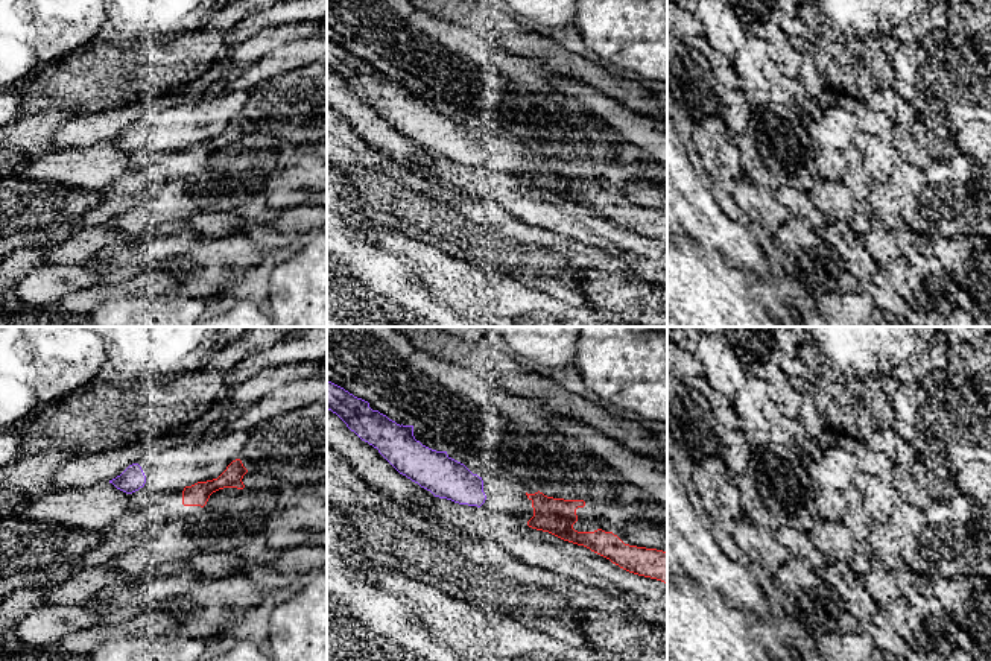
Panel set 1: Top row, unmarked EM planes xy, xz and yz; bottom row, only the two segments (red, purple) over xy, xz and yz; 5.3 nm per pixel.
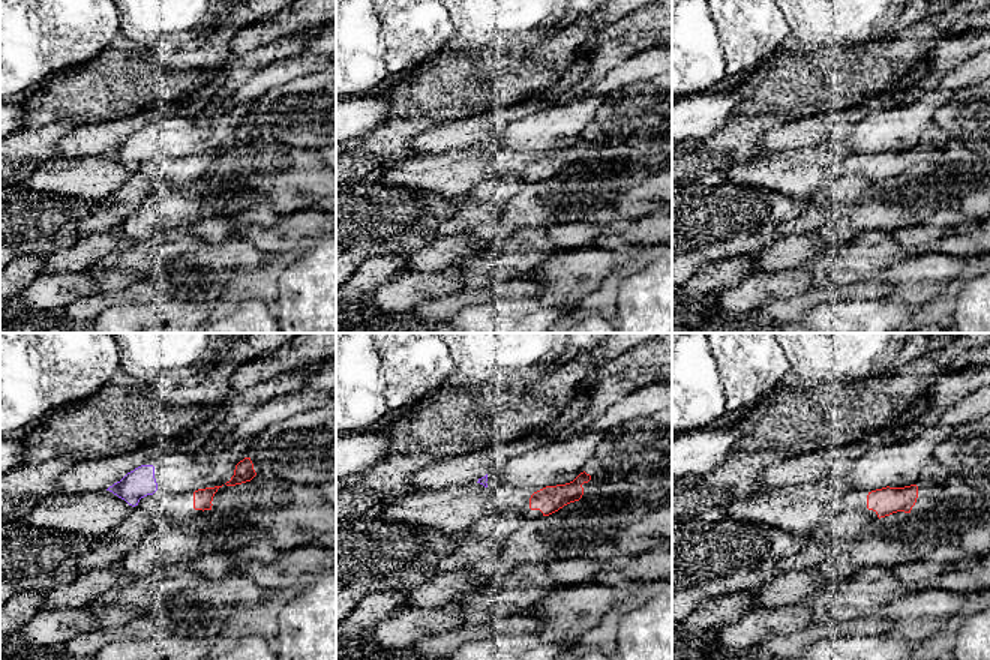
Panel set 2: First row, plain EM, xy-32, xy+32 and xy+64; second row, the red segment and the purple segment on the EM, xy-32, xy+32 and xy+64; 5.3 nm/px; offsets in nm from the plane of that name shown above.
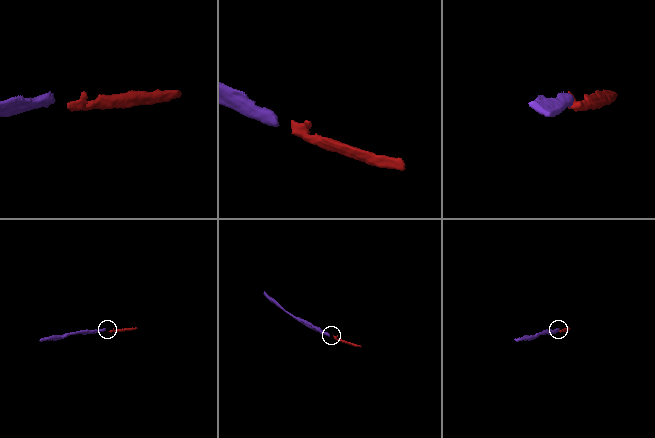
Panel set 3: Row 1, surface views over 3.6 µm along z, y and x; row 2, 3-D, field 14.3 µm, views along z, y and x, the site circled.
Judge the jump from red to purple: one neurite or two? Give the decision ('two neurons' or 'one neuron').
two neurons

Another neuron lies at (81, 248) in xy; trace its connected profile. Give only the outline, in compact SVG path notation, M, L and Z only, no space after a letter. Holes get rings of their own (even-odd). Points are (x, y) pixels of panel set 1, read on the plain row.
M111 223L82 226L68 240L46 246L46 264L87 264L105 248L119 245L131 236Z

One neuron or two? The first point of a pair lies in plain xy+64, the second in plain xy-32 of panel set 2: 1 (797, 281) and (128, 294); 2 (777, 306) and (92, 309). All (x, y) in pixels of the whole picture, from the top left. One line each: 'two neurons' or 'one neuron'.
1: two neurons
2: one neuron

